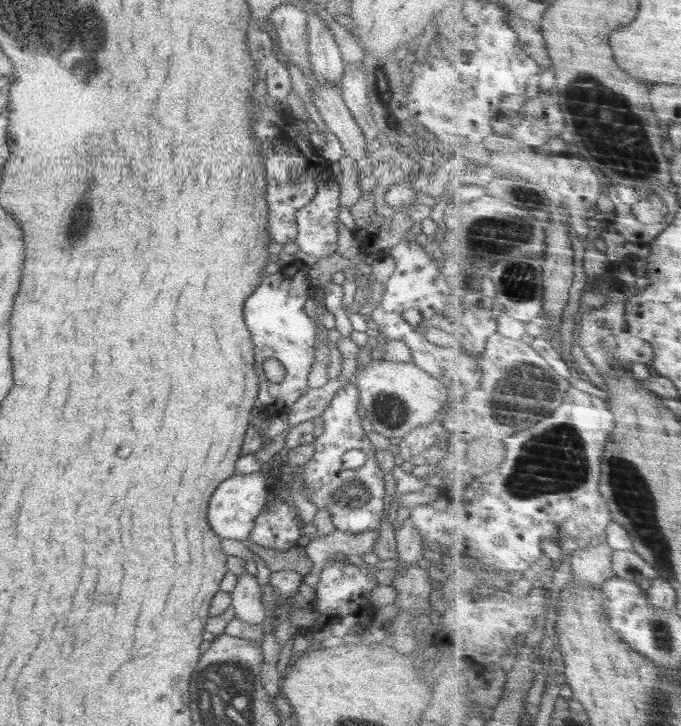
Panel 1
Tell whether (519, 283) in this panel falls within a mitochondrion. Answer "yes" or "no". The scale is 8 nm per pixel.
yes

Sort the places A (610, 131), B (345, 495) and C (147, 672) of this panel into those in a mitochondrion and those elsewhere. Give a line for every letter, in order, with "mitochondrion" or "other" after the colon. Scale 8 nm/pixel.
A: mitochondrion
B: mitochondrion
C: other

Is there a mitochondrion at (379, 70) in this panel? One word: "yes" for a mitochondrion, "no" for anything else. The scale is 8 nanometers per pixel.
no

